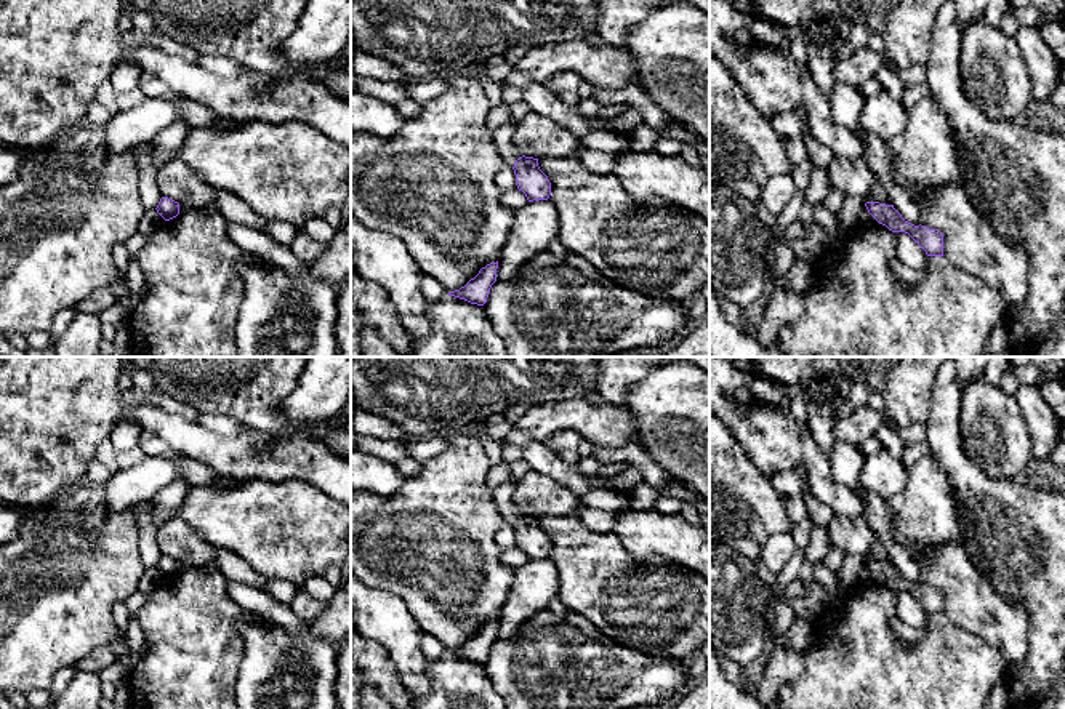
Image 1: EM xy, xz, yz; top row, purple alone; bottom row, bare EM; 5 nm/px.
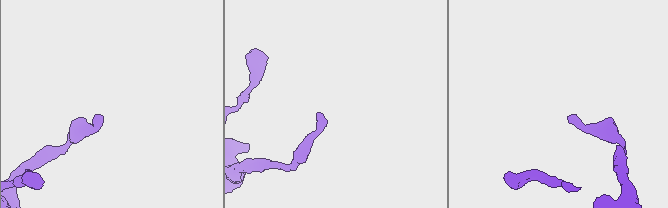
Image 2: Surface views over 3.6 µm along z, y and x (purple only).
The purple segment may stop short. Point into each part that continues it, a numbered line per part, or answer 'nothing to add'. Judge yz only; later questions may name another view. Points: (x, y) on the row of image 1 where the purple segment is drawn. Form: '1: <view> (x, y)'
1: yz (867, 220)

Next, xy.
1: xy (151, 221)

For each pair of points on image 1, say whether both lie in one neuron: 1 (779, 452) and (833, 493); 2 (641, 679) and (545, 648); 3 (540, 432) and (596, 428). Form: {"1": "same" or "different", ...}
{"1": "same", "2": "same", "3": "same"}

